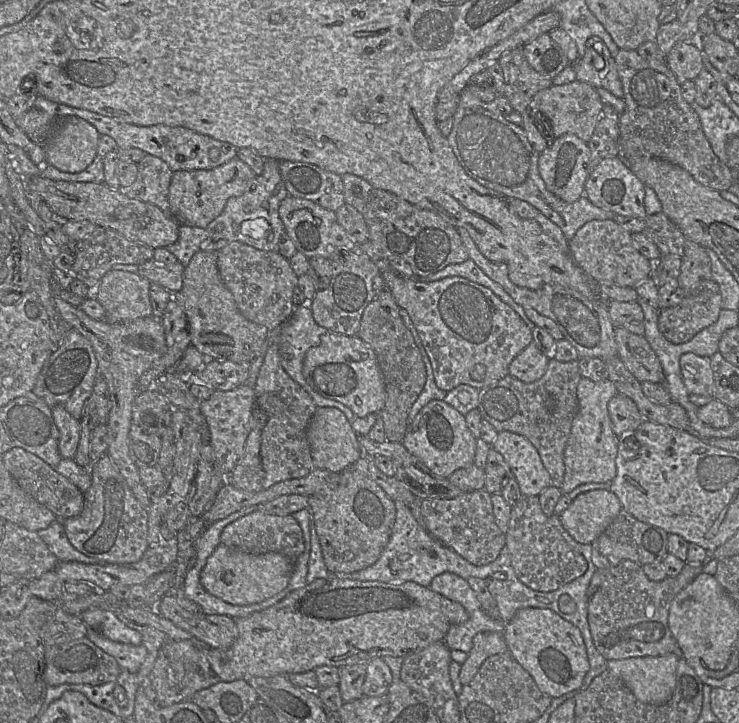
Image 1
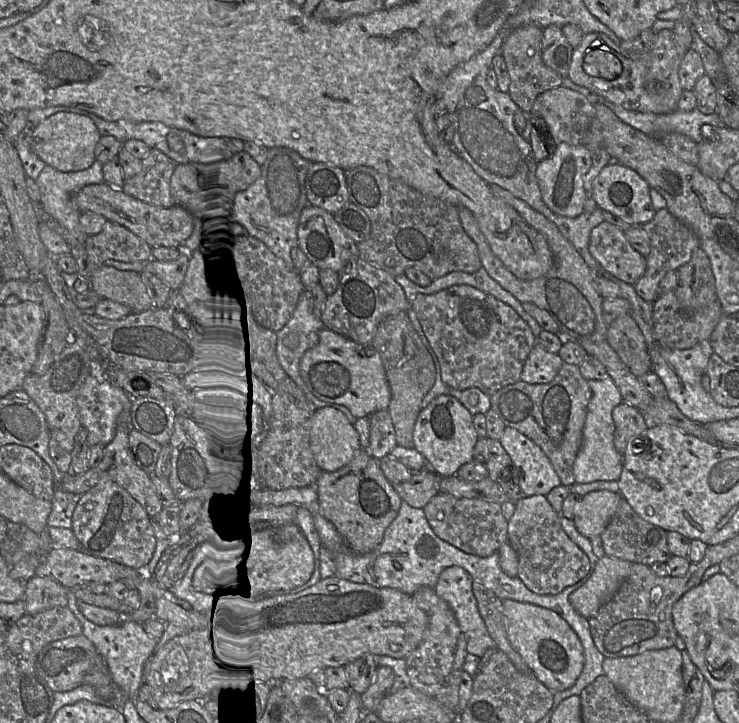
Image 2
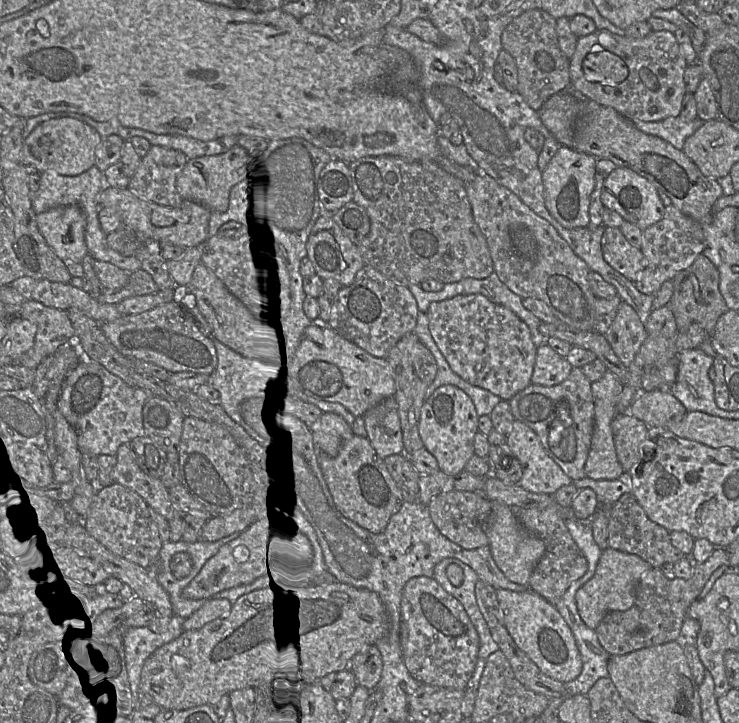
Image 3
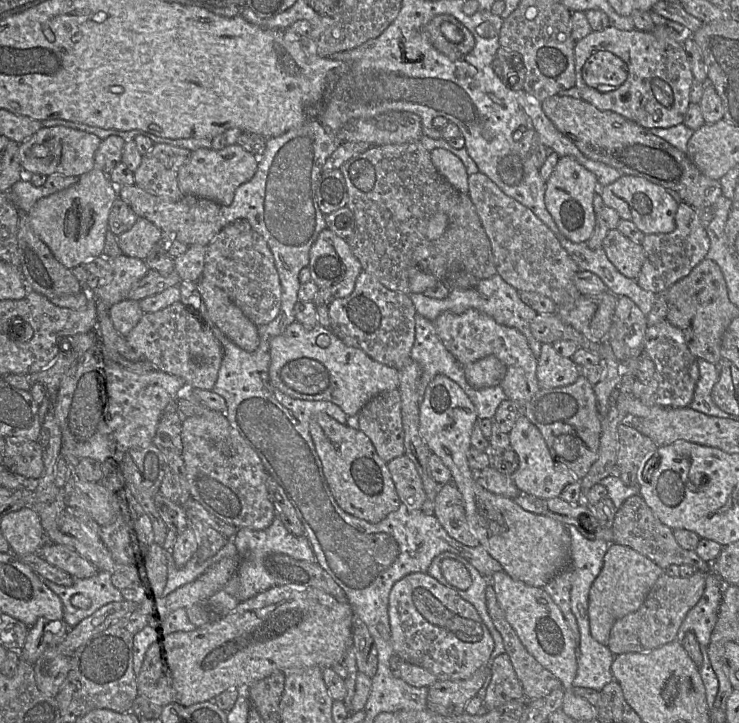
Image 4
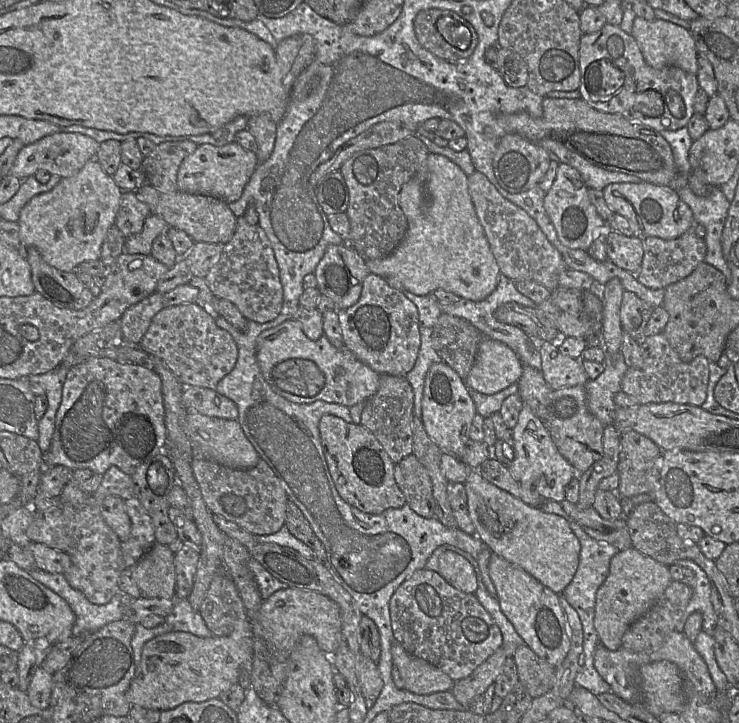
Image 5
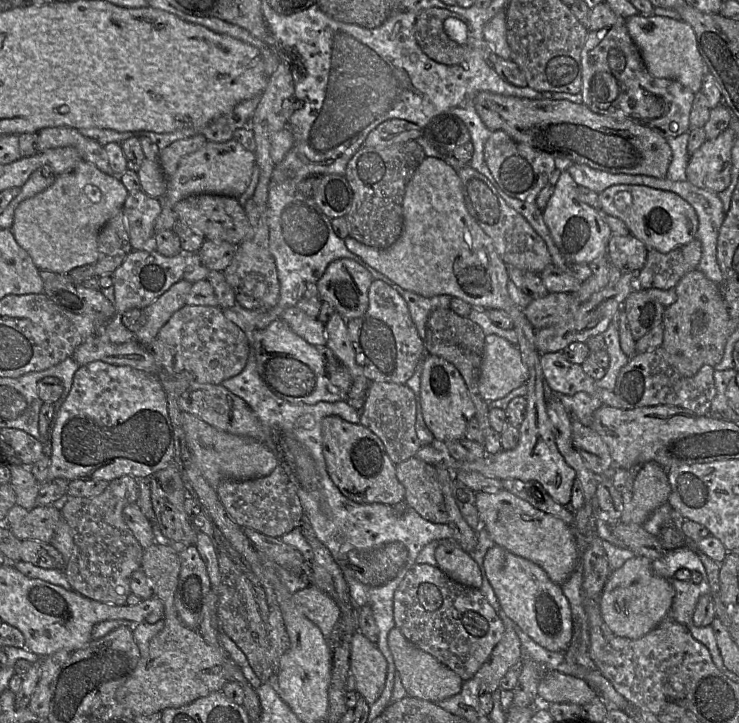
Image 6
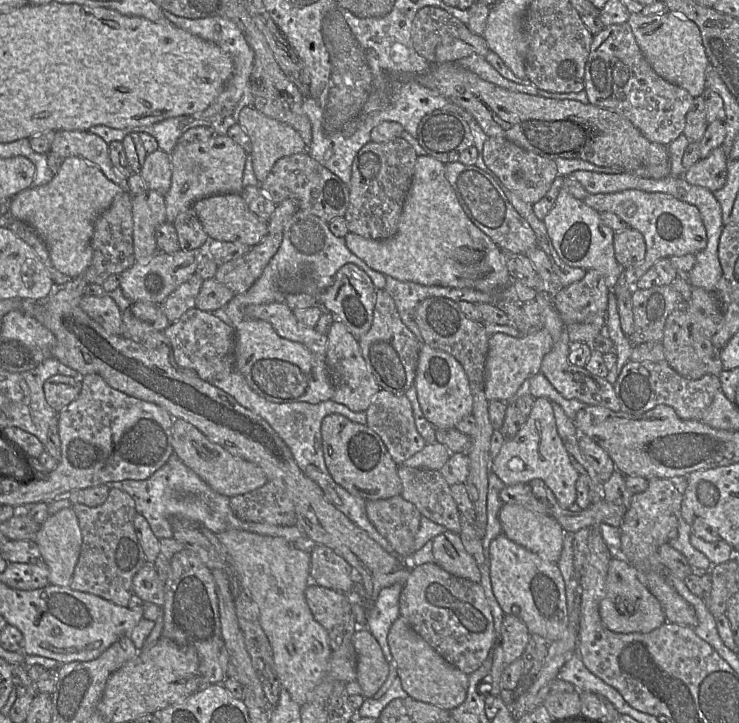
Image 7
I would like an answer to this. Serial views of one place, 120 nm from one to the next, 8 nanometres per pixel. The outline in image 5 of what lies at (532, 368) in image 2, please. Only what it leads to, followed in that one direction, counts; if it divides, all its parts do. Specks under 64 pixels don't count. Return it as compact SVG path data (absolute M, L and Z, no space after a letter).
M558 341L540 342L541 372L552 390L585 385L590 379L582 360L559 352Z

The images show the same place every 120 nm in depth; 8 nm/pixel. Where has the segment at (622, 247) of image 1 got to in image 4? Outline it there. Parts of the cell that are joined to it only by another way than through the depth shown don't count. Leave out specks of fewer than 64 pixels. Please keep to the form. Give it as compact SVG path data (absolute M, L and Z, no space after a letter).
M609 230L603 240L602 248L609 261L624 276L636 280L644 263L644 250L620 233Z

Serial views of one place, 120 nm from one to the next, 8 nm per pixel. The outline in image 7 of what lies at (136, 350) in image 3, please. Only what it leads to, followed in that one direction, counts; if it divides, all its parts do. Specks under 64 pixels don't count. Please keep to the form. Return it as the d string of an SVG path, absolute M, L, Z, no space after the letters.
M196 307L189 309L163 333L171 343L176 364L184 370L194 371L201 379L210 383L223 380L235 370L235 328L212 312Z

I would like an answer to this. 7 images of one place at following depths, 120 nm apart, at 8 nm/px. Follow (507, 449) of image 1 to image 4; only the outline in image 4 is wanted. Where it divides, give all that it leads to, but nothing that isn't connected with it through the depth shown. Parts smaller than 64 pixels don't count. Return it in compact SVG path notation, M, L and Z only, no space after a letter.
M519 414L508 434L510 446L519 459L519 466L511 477L520 493L539 499L551 499L560 497L565 486L577 481L569 468L552 458L541 432L525 415Z

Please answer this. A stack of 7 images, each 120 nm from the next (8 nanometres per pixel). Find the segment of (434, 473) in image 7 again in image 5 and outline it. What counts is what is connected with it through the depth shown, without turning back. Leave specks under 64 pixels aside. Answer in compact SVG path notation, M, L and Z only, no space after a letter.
M413 454L395 464L394 478L406 504L416 514L424 518L434 517L432 482L425 467Z

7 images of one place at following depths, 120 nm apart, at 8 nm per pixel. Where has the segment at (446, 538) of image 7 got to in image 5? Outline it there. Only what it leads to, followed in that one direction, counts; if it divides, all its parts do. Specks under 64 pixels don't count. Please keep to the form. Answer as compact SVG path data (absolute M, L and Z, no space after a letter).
M445 551L438 562L438 573L450 585L465 593L475 593L478 586L476 573L466 558L453 551Z

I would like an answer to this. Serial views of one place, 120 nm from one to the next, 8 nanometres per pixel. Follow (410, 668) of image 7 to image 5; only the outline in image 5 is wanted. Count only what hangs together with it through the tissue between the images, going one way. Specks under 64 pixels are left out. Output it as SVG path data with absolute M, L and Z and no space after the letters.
M393 642L391 654L406 690L419 695L451 691L454 681L447 674L426 660L409 654L400 643Z

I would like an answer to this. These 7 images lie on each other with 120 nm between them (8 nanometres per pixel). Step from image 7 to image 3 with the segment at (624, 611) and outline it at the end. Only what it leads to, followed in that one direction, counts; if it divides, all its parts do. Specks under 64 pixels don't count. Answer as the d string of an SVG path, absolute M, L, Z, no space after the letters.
M610 547L602 551L594 576L576 594L575 601L579 615L588 628L595 630L606 614L612 611L626 611L635 601L636 587L641 577L652 566L637 555Z

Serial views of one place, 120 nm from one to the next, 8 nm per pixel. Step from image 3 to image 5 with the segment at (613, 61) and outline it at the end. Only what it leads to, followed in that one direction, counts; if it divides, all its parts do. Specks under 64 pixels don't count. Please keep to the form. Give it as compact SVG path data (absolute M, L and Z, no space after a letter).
M605 59L592 62L586 69L586 88L596 101L612 98L621 89L624 81L624 73Z

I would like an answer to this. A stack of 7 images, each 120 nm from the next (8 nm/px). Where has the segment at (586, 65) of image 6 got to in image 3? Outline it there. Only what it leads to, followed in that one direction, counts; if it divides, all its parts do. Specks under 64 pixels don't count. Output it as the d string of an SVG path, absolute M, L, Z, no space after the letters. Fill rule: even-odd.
M606 29L578 38L576 50L570 59L570 82L589 100L612 107L625 118L634 121L653 122L680 115L687 93L684 73L686 59L676 36L668 31L653 31L643 38L619 36ZM591 51L610 51L623 59L628 67L628 77L617 86L605 86L590 82L584 77L582 62Z

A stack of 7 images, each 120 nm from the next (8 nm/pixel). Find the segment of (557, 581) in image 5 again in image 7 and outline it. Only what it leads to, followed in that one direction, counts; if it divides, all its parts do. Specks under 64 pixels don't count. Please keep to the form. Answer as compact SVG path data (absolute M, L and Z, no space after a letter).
M504 503L499 511L502 533L511 541L557 563L564 542L564 530L548 514L528 509L519 504Z

